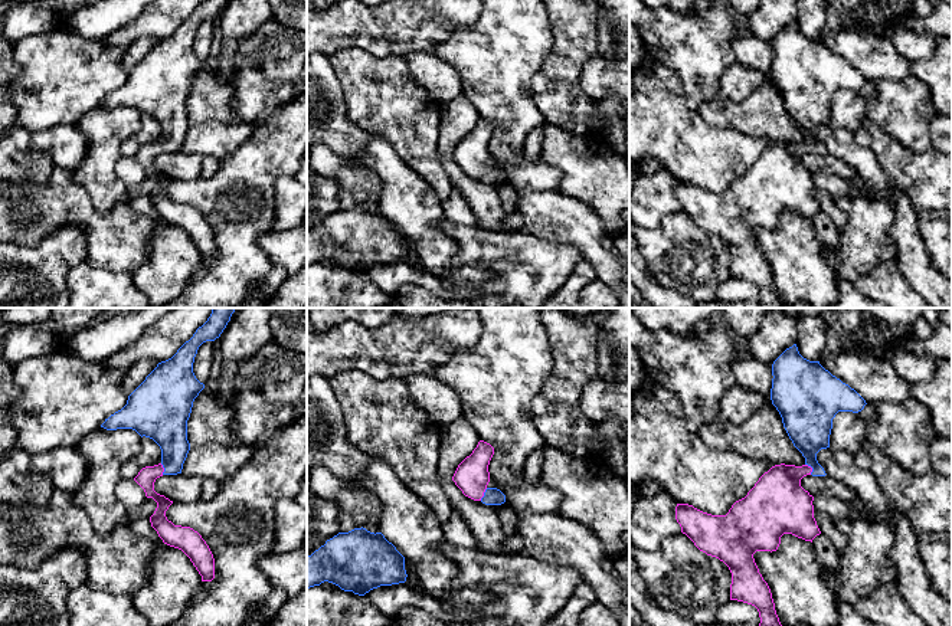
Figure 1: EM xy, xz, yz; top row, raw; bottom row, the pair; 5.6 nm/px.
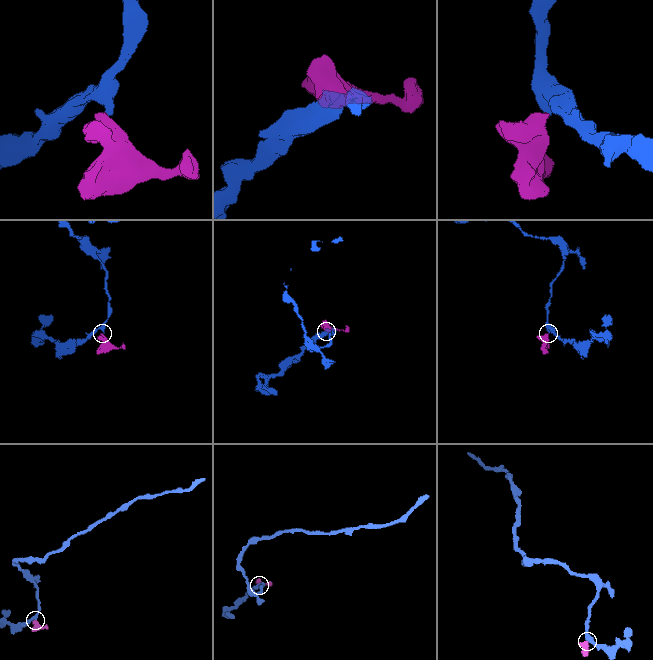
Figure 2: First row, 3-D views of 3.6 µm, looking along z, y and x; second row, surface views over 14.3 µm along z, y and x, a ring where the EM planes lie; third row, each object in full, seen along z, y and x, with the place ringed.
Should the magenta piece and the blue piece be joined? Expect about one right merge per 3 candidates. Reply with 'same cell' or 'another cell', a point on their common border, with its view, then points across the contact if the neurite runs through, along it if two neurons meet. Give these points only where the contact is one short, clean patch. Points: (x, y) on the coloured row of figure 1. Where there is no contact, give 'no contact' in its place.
same cell; meets magenta in yz at (811, 468); runs through yz (778, 498), (802, 471), (811, 468), (808, 423)

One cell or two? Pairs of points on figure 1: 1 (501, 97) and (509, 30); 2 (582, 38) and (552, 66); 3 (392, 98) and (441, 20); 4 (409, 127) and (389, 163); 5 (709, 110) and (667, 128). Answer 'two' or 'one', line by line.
1: one
2: one
3: two
4: two
5: two

